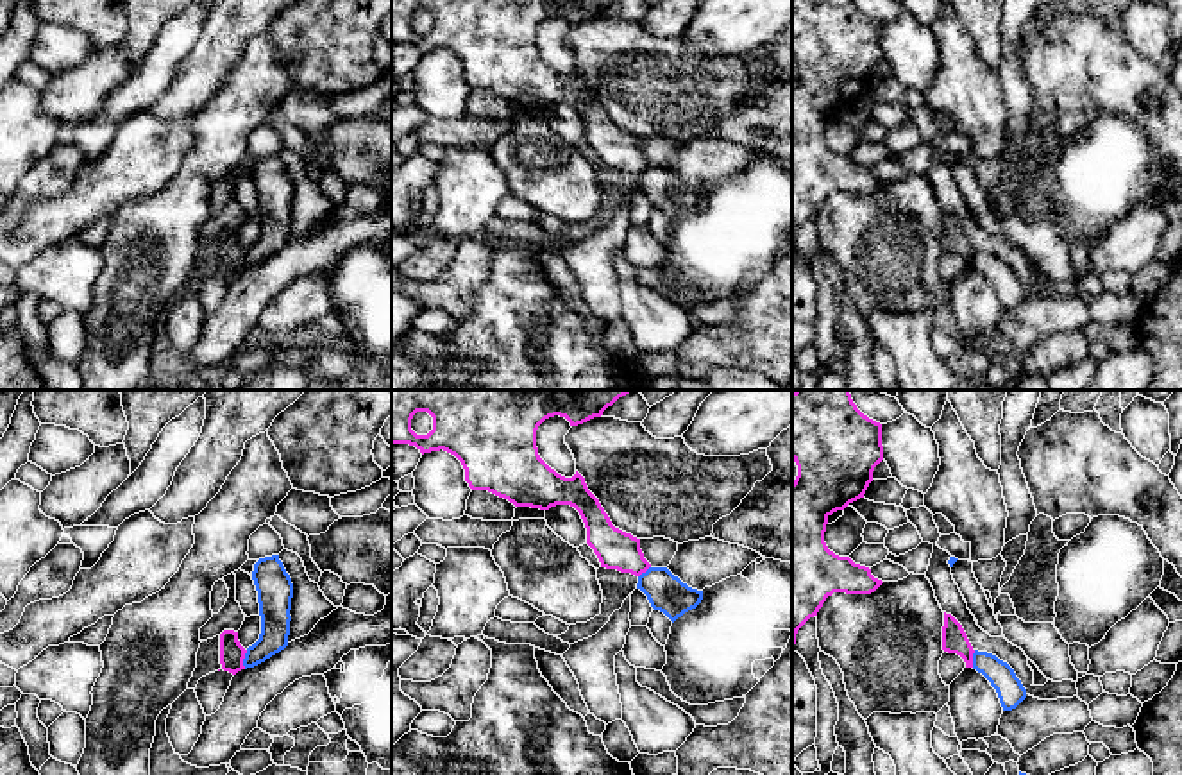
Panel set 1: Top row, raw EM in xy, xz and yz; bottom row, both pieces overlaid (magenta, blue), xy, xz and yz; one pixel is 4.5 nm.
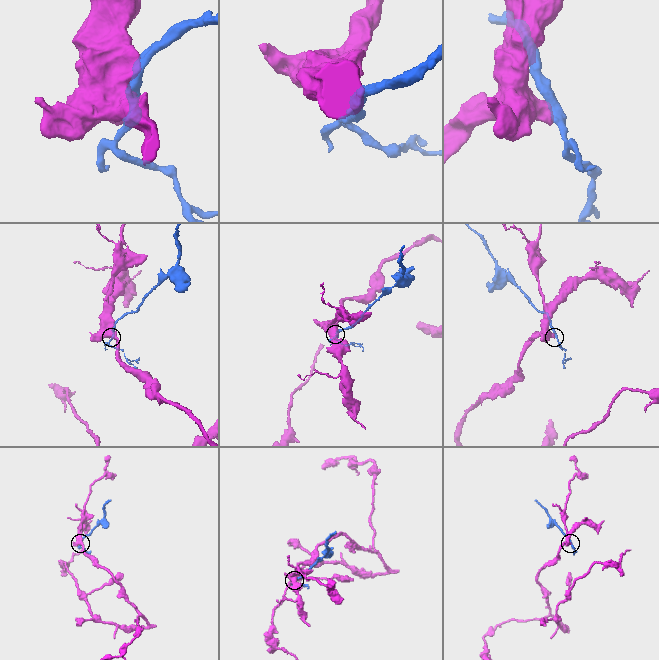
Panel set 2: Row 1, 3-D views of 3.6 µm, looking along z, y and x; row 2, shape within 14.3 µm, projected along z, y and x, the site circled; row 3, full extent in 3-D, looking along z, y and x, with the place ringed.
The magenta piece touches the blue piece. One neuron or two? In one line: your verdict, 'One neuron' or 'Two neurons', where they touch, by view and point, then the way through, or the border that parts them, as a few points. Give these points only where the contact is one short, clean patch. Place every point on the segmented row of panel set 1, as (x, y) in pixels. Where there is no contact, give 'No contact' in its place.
Two neurons. Touches magenta at xy (244, 657). Boundary: xy (247, 650), (244, 668)

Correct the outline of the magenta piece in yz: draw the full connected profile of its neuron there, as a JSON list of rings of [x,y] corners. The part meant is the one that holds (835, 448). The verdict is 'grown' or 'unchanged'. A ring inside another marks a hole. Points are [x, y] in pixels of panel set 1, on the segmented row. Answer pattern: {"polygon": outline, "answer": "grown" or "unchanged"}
{"polygon": [[[849,390],[792,392],[792,460],[798,476],[792,481],[792,652],[798,630],[833,592],[871,594],[883,582],[871,569],[828,549],[824,532],[828,517],[864,498],[874,467],[883,460],[882,424],[864,415]]], "answer": "unchanged"}

